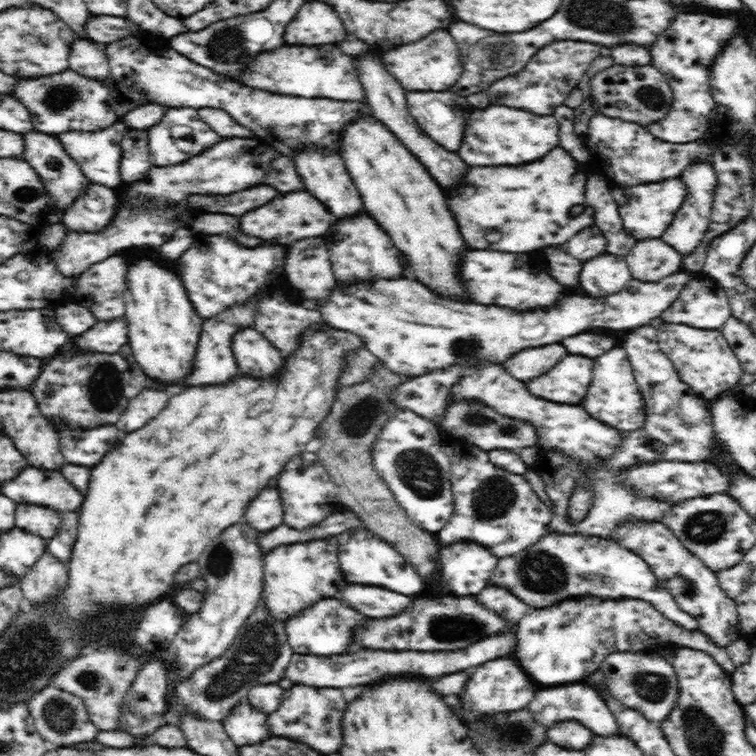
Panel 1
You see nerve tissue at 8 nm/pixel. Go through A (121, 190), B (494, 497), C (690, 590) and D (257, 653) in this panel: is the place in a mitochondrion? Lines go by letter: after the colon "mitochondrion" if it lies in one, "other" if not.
A: other
B: mitochondrion
C: mitochondrion
D: mitochondrion

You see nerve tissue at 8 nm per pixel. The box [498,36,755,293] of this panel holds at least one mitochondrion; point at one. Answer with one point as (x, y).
(648, 99)

